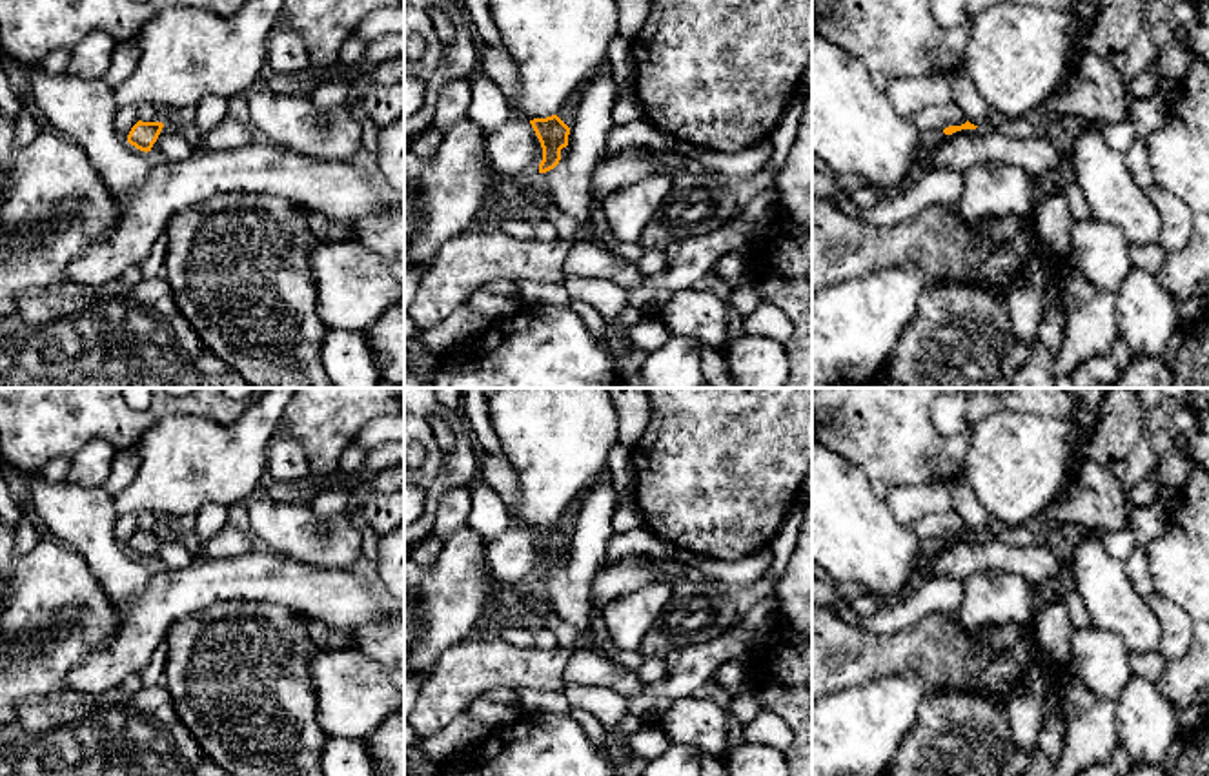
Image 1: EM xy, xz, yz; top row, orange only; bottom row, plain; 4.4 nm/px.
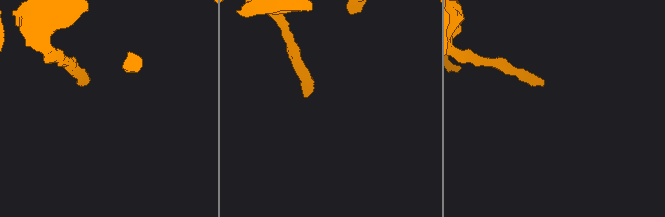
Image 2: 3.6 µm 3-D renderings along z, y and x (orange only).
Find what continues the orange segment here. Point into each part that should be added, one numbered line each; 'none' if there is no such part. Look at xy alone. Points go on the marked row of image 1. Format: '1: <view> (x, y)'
1: xy (172, 146)

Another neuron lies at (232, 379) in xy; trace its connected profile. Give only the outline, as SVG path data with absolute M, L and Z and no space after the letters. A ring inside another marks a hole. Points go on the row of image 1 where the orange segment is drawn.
M228 372L226 375L204 375L200 388L253 388L237 372Z

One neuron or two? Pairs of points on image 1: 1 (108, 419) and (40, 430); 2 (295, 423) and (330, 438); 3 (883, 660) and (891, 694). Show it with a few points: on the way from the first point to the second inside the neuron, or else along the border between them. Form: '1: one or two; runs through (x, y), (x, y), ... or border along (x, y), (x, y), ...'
1: one; runs through (91, 419), (57, 419)
2: one; runs through (304, 423), (315, 423), (321, 428)
3: two; border along (845, 687), (916, 673), (925, 694)

